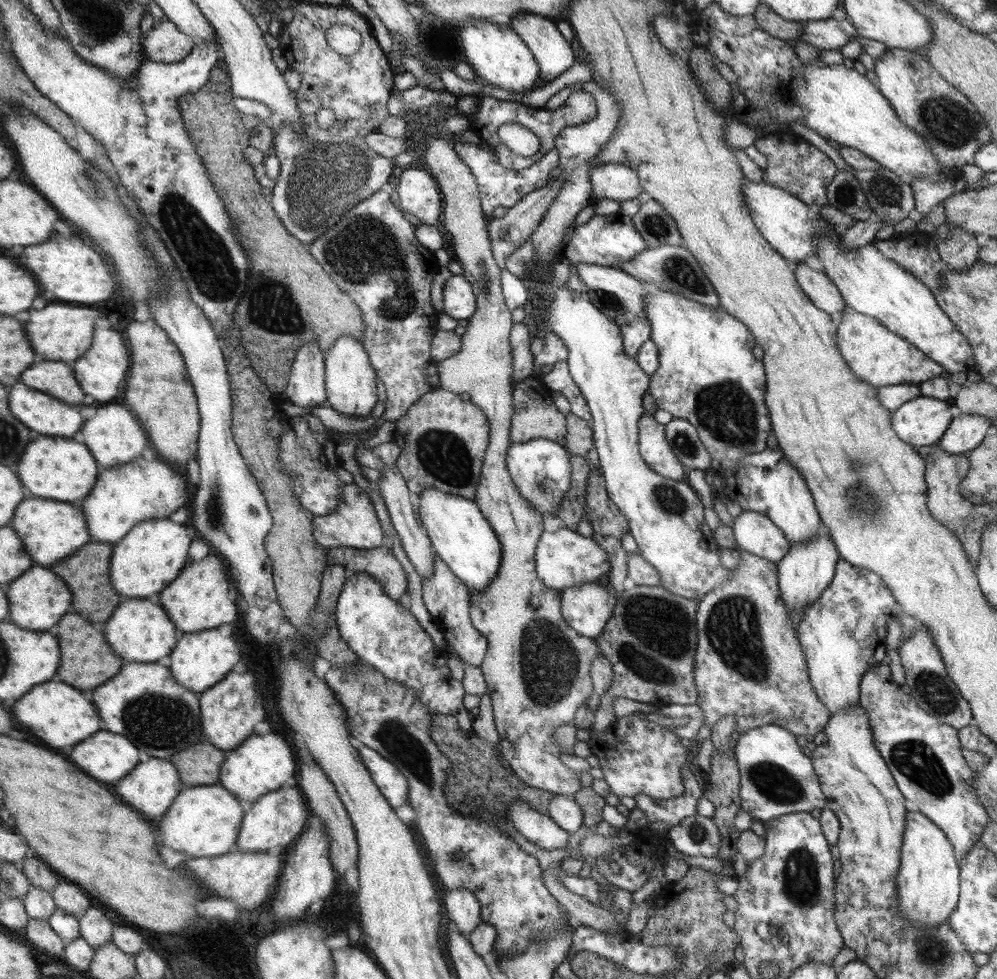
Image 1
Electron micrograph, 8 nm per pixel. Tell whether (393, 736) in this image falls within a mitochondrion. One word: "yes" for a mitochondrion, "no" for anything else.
yes

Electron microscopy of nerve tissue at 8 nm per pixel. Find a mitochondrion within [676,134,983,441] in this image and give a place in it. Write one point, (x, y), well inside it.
(884, 191)

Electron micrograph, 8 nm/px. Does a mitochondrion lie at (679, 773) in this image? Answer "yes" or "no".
no

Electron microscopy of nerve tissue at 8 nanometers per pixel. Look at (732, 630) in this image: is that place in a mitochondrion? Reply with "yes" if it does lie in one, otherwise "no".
yes

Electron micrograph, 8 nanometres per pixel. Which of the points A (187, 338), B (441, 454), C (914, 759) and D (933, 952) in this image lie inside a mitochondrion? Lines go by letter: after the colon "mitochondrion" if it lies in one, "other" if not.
A: other
B: mitochondrion
C: mitochondrion
D: mitochondrion

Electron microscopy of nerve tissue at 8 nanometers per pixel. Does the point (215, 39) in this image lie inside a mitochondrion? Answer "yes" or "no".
no

